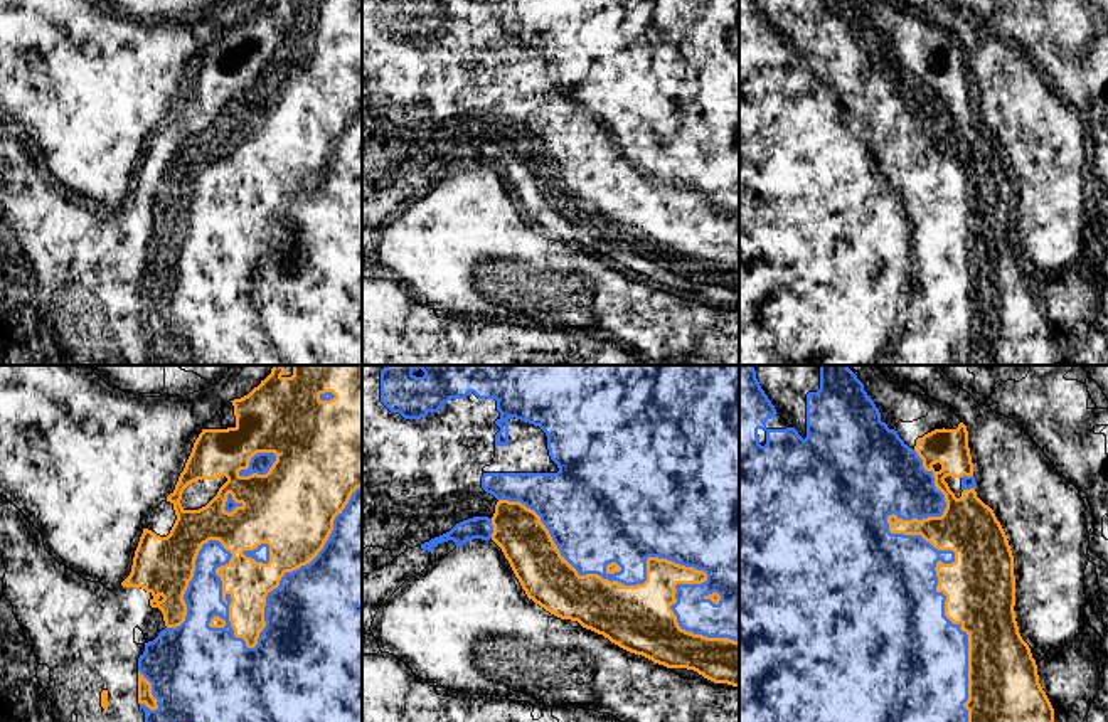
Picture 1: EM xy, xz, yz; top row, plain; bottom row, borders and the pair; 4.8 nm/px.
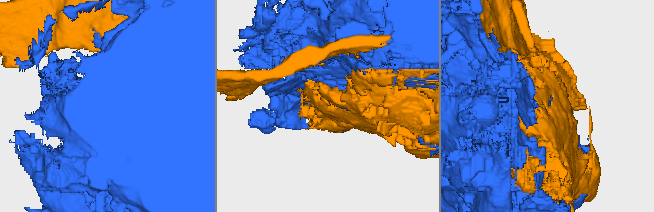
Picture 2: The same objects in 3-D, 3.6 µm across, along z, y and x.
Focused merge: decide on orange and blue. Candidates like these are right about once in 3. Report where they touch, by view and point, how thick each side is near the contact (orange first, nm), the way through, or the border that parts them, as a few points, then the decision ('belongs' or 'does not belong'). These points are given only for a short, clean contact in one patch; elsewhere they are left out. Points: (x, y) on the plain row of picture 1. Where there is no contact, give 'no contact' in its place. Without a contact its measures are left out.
contact xy (234, 253); calibres 200 and 460 nm; does not belong

